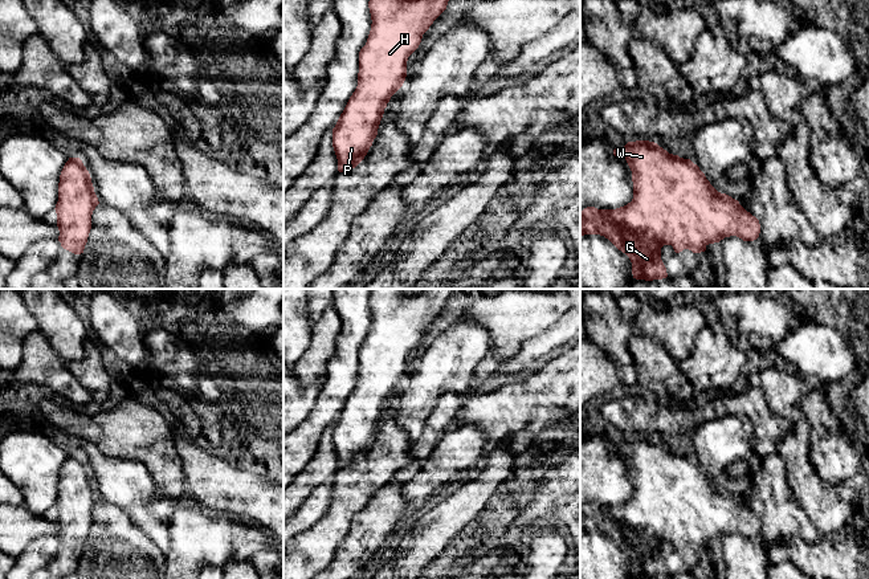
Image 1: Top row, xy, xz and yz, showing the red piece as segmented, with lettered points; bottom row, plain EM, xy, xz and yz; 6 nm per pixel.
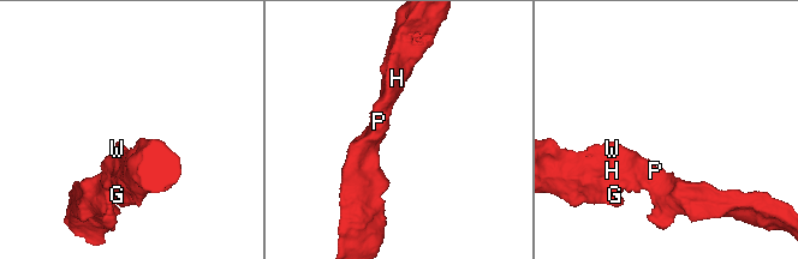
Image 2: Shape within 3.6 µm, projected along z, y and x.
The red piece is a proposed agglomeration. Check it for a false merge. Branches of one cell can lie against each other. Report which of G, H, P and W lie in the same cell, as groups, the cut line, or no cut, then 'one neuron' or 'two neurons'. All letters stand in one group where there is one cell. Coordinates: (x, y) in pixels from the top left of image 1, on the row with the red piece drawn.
G H P W | no cut | one neuron

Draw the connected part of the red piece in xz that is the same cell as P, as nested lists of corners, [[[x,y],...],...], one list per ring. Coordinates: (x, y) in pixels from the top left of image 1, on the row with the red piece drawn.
[[[370,0],[371,30],[359,52],[358,86],[332,129],[338,171],[355,168],[367,155],[391,97],[403,86],[408,57],[419,48],[423,34],[446,9],[449,0]]]

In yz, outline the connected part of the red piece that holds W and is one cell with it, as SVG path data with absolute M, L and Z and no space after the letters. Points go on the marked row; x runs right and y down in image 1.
M649 140L628 142L615 148L613 155L625 159L632 171L633 199L616 209L584 208L580 212L580 236L600 235L608 238L629 257L633 278L653 281L668 277L661 260L664 245L672 245L676 253L684 249L701 253L709 244L725 237L737 236L743 241L759 237L759 220L738 200L718 192L690 159L669 154Z

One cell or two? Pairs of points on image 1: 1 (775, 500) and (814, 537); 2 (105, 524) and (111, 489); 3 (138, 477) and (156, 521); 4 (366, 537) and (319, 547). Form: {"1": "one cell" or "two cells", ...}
{"1": "one cell", "2": "two cells", "3": "one cell", "4": "two cells"}

